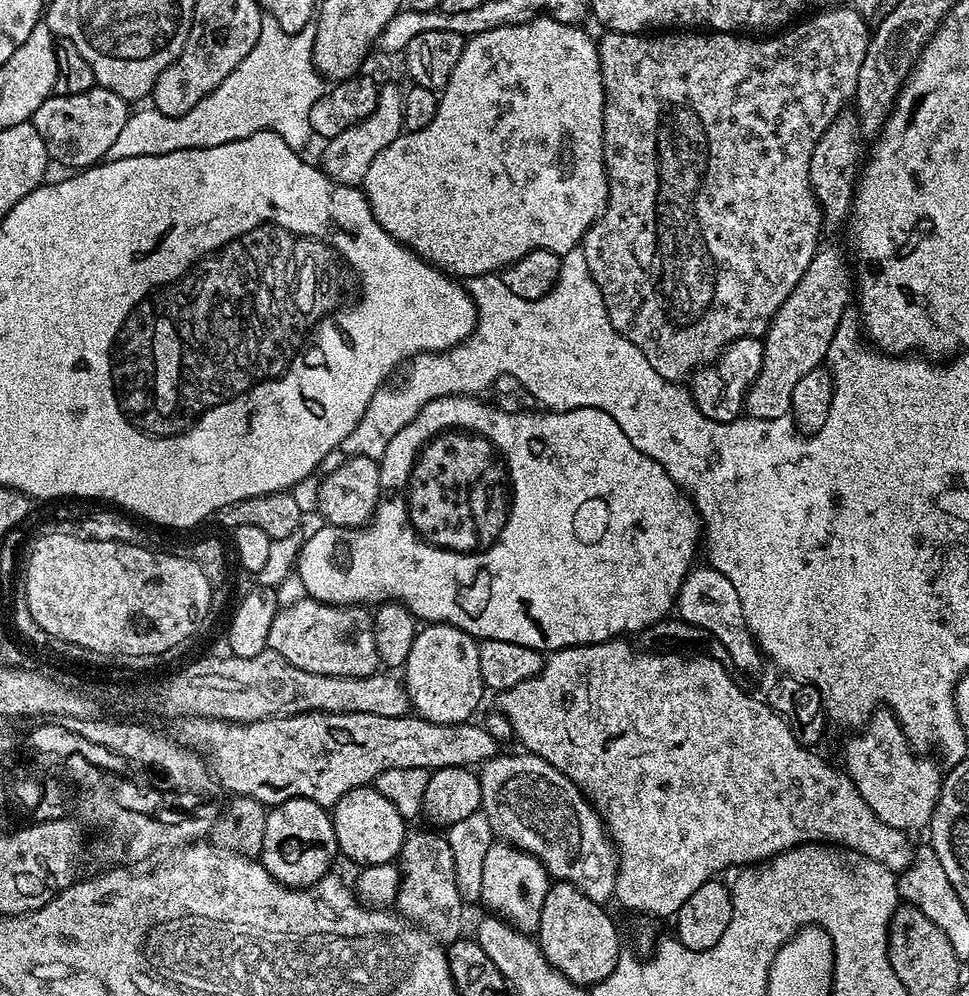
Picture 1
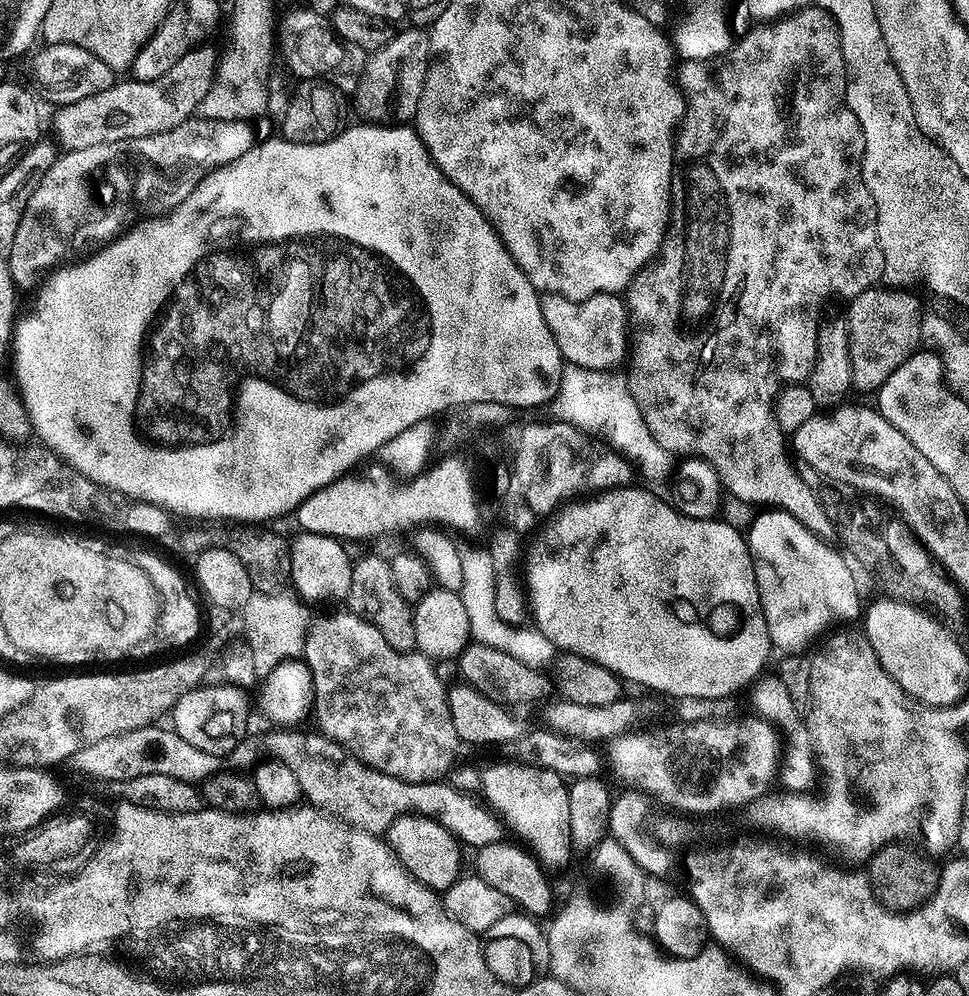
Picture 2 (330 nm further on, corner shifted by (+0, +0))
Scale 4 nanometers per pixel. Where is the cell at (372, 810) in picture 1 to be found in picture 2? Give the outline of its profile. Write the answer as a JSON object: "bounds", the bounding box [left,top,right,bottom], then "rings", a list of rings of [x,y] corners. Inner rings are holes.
{"bounds":[386,815,462,894],"rings":[[[414,815],[400,816],[388,828],[386,843],[393,854],[403,862],[405,868],[412,873],[412,877],[437,894],[447,892],[448,887],[462,875],[462,869],[460,869],[462,845],[460,841],[430,818]]]}

